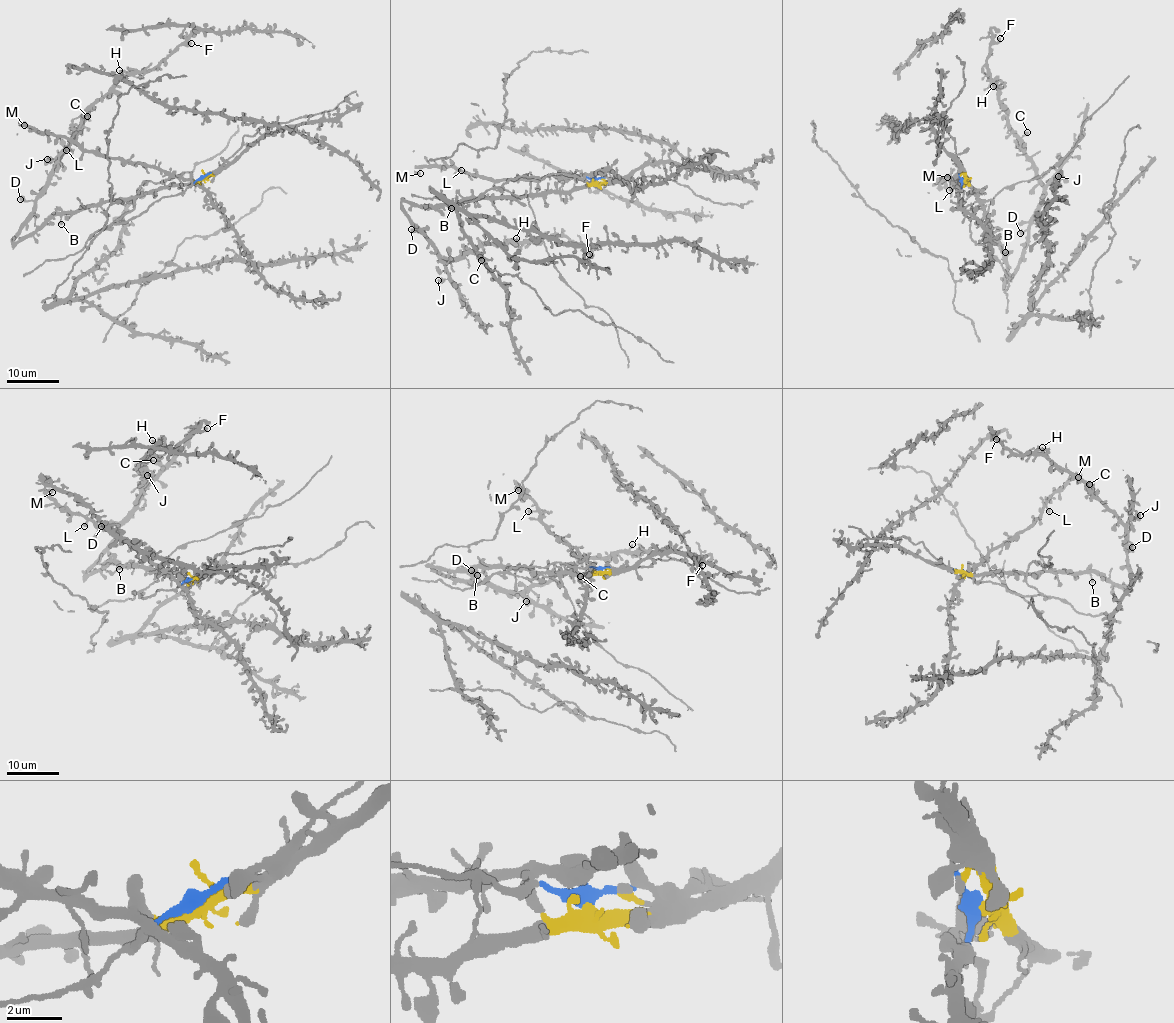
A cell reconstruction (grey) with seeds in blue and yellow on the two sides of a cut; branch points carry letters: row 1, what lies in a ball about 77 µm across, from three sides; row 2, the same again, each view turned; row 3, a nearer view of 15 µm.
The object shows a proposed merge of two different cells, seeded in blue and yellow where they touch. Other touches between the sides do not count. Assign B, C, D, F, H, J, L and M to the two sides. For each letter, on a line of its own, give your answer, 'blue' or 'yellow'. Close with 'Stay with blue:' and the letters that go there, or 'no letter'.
B: yellow
C: yellow
D: yellow
F: yellow
H: yellow
J: yellow
L: blue
M: blue
Stay with blue: L, M

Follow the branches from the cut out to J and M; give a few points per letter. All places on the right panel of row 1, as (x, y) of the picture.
J: (963, 179), (985, 209), (990, 231), (1006, 264), (1006, 282), (1020, 259), (1044, 186), (1058, 177)
M: (963, 180), (959, 188), (959, 182), (961, 186), (942, 179), (942, 183), (942, 176), (947, 176)

